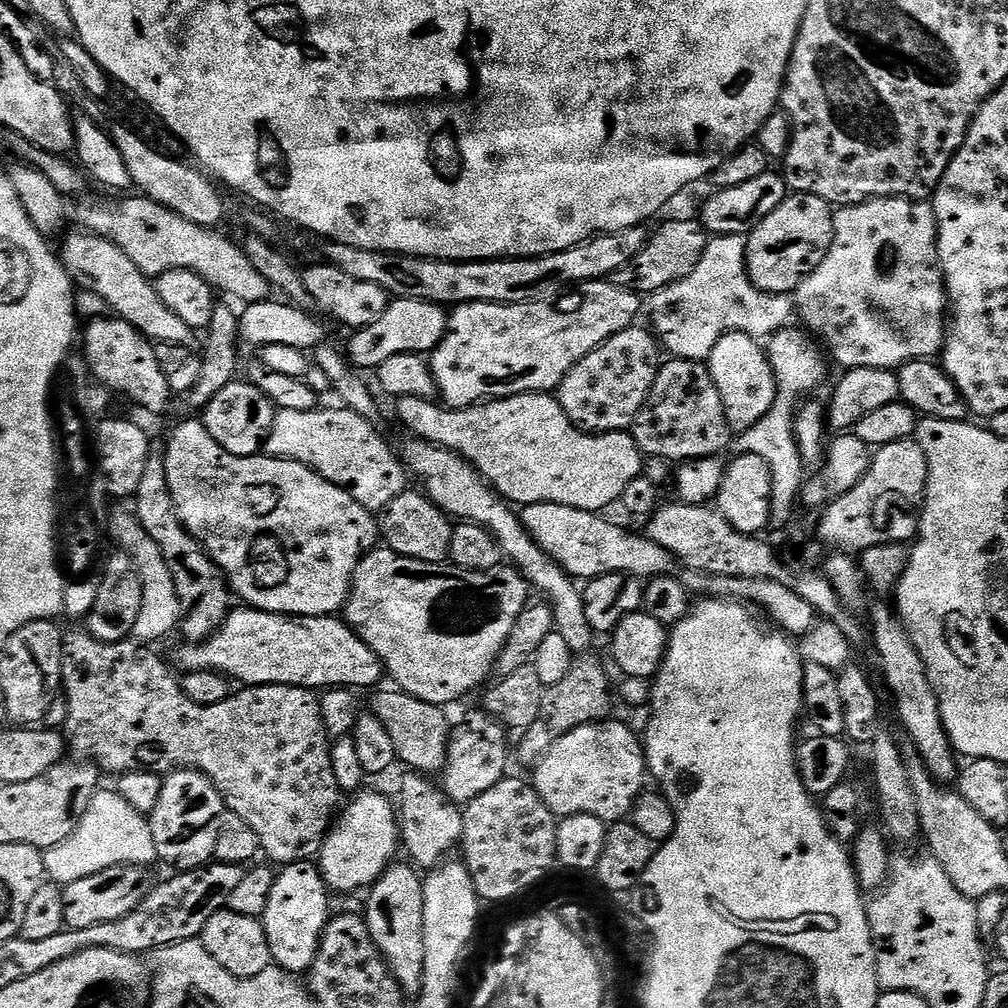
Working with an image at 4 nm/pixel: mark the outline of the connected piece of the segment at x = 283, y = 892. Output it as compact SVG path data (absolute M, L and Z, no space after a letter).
M312 860L285 864L276 872L274 887L266 901L262 923L275 967L293 974L307 973L320 949L324 928L330 919L330 889Z

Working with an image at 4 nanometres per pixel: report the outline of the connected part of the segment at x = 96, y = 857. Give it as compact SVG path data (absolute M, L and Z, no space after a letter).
M114 790L97 791L77 828L65 841L44 852L44 863L49 873L56 872L55 879L61 885L78 882L98 870L106 870L115 864L142 864L152 866L158 857L154 850L154 838L145 816L138 814L126 798Z

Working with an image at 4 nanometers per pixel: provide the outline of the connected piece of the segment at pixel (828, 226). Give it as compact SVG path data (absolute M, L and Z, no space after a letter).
M789 194L782 206L766 214L760 225L746 237L746 266L750 282L754 282L758 290L770 294L787 296L795 293L805 276L809 276L820 265L822 258L826 258L832 248L833 238L833 205L814 194Z

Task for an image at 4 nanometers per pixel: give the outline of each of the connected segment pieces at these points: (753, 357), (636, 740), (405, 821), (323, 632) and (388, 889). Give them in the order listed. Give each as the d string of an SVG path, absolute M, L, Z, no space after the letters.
M731 332L718 338L718 346L714 346L706 363L708 373L714 378L714 386L718 386L718 394L726 410L726 422L733 433L750 430L754 422L762 422L762 418L766 418L776 401L776 379L765 345L757 337Z
M616 719L599 720L597 724L578 726L562 734L562 738L558 738L558 742L554 742L554 746L550 746L550 750L546 750L546 754L531 769L530 783L555 817L590 814L603 820L605 825L618 824L631 813L636 799L645 791L646 765L641 737L635 736L622 721Z
M408 774L400 784L400 804L398 800L400 844L408 847L411 863L424 870L435 868L463 838L463 811L448 799L443 787L432 780L435 779L424 774Z
M240 606L228 613L224 624L213 636L199 642L188 642L183 646L185 648L180 648L176 652L177 665L175 664L175 667L177 669L183 670L184 672L193 672L194 670L214 670L215 672L222 672L233 681L241 680L239 683L244 686L285 684L286 686L298 686L299 688L311 688L313 690L327 690L330 688L361 690L360 688L373 687L372 689L375 689L377 687L375 684L378 683L380 679L385 679L386 676L384 663L378 658L378 654L374 654L374 650L370 650L370 646L366 646L366 642L362 642L362 638L348 623L336 616L281 616L278 612L262 612L260 609L251 606Z
M393 862L378 877L367 896L368 902L366 898L362 915L370 930L370 938L374 938L378 950L383 954L388 968L392 971L393 978L400 984L400 989L409 997L419 997L426 958L422 934L424 882L421 873L411 863Z

